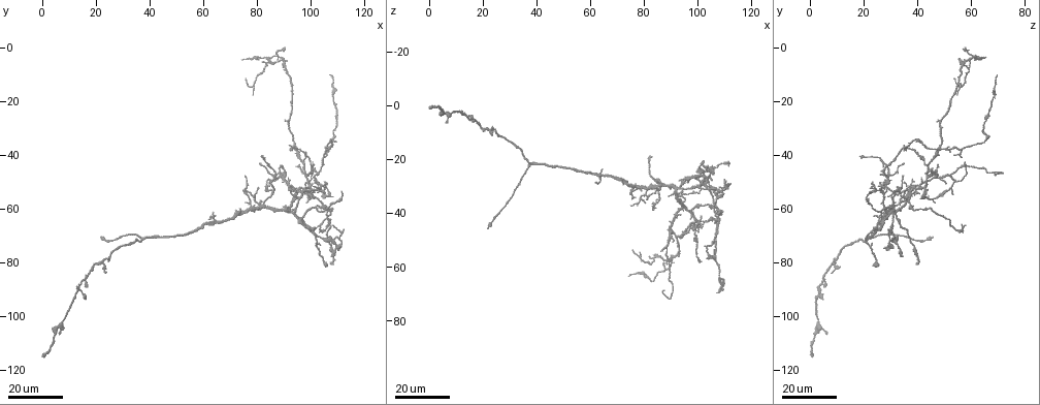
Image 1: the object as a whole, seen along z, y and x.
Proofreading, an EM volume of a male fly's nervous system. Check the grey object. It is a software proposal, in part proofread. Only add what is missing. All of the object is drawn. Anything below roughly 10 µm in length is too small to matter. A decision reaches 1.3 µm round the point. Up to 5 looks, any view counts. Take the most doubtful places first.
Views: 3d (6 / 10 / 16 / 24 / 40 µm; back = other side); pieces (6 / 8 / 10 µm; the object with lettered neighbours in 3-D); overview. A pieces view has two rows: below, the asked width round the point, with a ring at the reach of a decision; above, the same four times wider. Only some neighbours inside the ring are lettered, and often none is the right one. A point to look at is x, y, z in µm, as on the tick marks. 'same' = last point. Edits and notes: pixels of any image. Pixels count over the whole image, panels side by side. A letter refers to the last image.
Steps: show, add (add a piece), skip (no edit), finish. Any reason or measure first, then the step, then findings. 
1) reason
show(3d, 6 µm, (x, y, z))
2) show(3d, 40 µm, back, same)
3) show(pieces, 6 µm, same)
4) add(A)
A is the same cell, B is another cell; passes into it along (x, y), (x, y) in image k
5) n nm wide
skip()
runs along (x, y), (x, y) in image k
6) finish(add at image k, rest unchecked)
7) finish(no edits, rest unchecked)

free end
show(3d, 24 µm, (111, 53, 22))

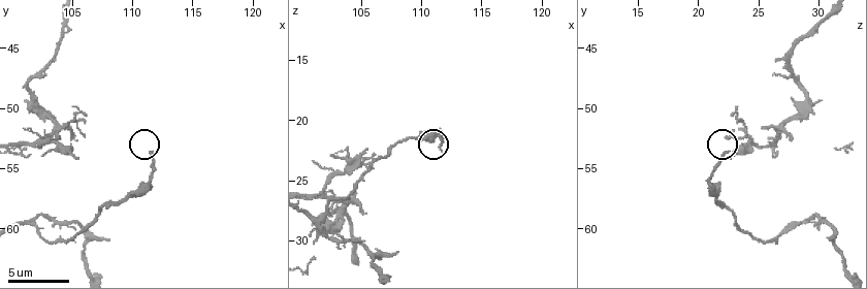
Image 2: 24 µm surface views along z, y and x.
show(pieces, 8 µm, (111.6, 53.8, 22.4))

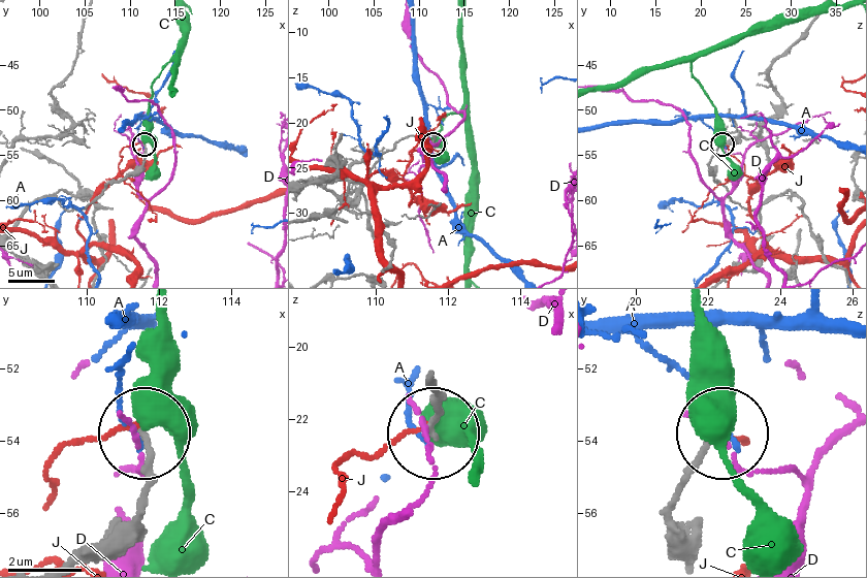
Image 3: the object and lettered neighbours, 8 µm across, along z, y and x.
skip()
A, C, D and J are other cells; runs along (89, 558), (132, 515), (145, 435) in image 3; none of them fits

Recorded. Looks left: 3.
free end
show(3d, 24 µm, (62, 64, 29))

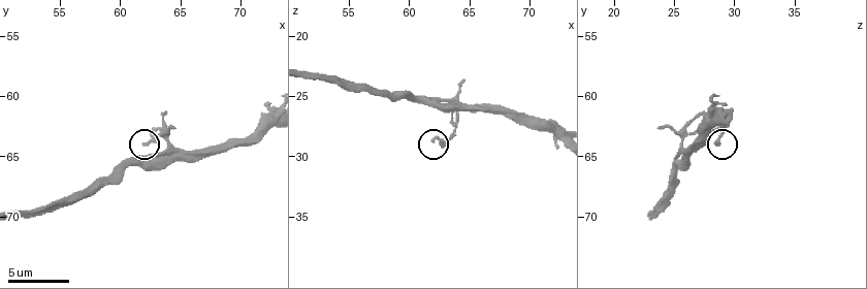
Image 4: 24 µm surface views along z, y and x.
show(pieces, 8 µm, (61.8, 64.2, 28.6))

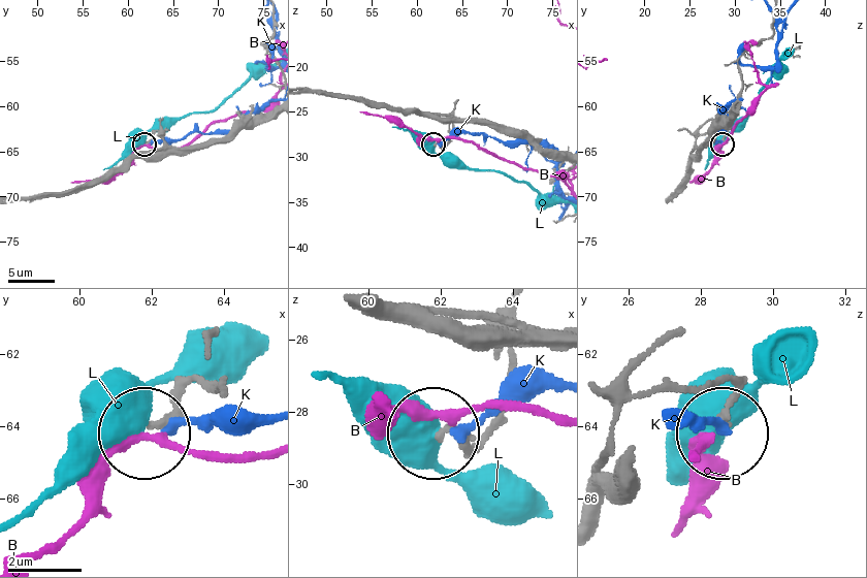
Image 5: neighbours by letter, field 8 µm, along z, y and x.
skip()
B, K and L are other cells; no lettered piece goes on from it

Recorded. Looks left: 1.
finish(no edits, rest unchecked)

